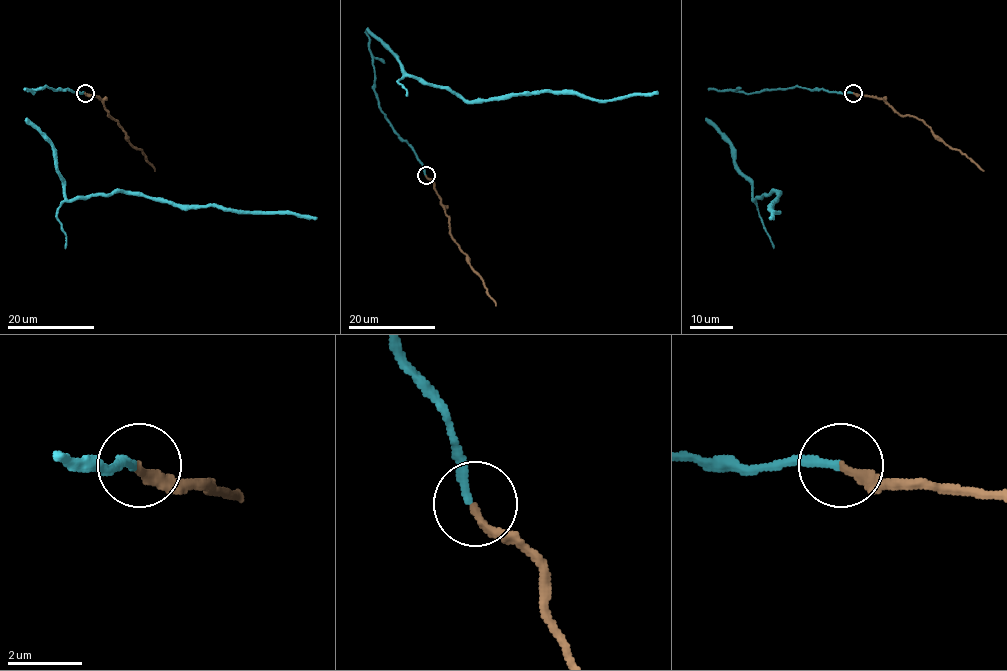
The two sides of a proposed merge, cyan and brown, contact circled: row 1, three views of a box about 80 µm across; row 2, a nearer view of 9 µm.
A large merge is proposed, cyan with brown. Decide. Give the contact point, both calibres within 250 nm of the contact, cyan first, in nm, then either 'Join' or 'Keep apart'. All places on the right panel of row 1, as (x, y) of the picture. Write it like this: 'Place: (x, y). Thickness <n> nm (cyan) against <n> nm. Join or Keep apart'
Place: (853, 93). Thickness 220 nm (cyan) against 220 nm. Join

